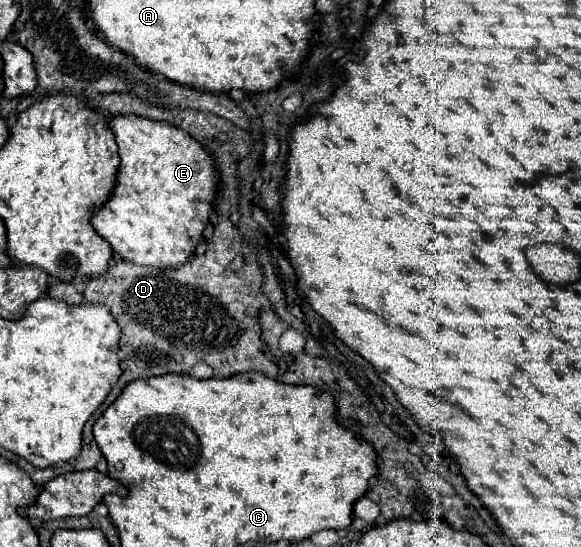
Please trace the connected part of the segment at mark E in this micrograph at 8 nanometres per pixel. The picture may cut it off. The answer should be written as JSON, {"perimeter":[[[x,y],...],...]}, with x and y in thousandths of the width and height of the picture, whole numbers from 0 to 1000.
{"perimeter":[[[201,210],[188,218],[188,232],[198,243],[205,265],[208,305],[201,320],[198,353],[188,367],[164,386],[160,419],[191,444],[194,459],[215,477],[232,484],[260,484],[274,492],[301,492],[322,481],[339,444],[349,437],[349,422],[370,382],[380,320],[370,313],[370,291],[349,272],[343,258],[291,225],[246,218],[236,210]]]}

